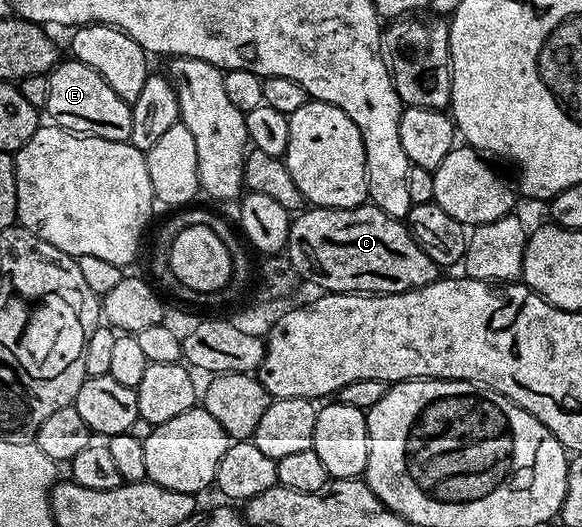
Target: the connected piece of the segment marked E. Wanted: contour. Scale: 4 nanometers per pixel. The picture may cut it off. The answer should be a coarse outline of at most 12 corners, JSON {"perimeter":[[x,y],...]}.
{"perimeter":[[88,64],[49,71],[49,121],[129,142],[131,103]]}

